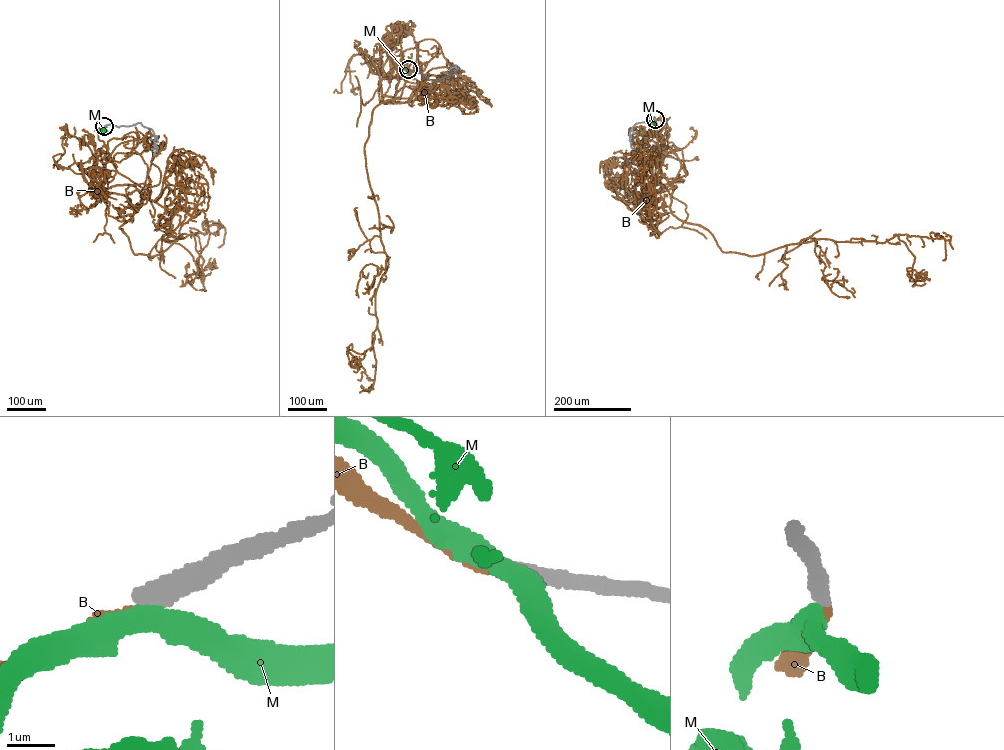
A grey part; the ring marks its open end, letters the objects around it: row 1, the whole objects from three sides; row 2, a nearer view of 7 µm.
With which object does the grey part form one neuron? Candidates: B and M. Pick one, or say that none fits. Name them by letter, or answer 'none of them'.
B

